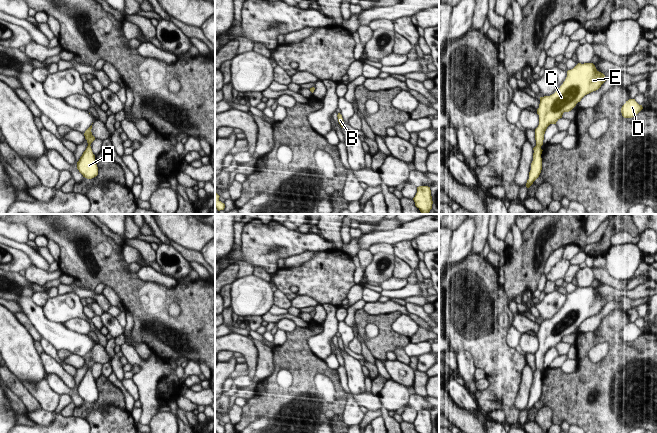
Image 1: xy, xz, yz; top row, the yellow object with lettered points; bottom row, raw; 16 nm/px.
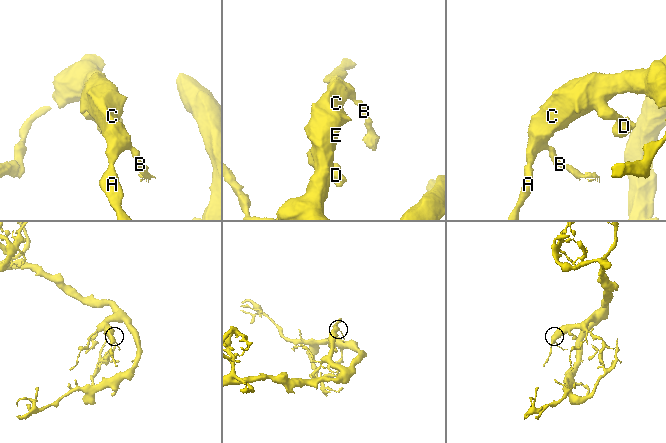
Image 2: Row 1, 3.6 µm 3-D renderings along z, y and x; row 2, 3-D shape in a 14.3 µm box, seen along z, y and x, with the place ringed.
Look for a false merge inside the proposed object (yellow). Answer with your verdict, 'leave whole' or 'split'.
leave whole

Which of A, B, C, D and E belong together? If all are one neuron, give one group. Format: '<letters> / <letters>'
A B C D E

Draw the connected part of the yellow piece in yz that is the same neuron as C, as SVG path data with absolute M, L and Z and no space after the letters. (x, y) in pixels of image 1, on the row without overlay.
M578 287L573 293L567 295L565 305L554 318L540 321L537 333L539 349L535 353L536 370L533 372L533 385L526 407L527 412L539 401L542 394L541 370L547 351L550 348L556 348L563 337L571 335L585 319L598 314L606 303L593 287Z

